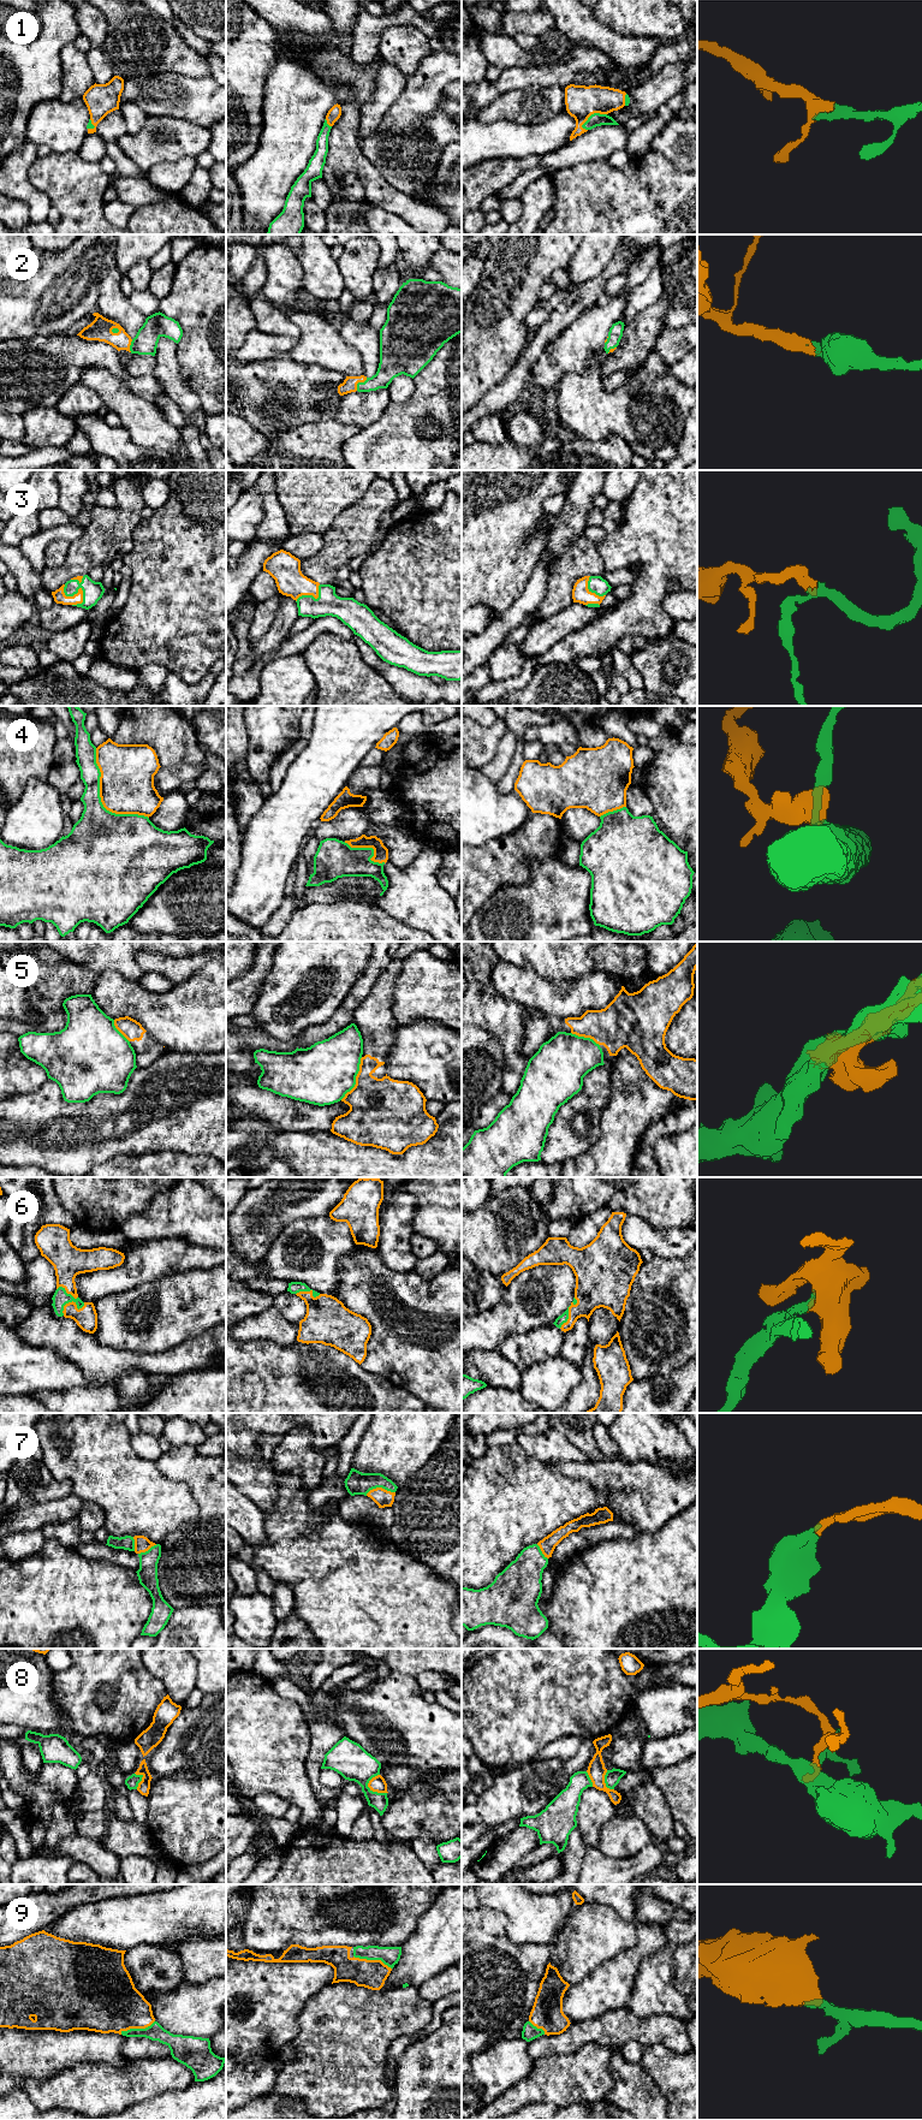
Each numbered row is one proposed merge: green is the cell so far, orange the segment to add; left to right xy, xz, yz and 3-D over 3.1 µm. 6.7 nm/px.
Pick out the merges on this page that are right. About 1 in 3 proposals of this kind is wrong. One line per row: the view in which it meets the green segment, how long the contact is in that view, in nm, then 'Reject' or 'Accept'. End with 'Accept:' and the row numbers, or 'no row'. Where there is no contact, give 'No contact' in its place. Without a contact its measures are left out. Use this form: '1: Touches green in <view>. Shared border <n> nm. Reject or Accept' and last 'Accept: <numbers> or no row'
1: Touches green in yz. Shared border 200 nm. Accept
2: Touches green in xz. Shared border 120 nm. Accept
3: Touches green in xy. Shared border 180 nm. Accept
4: Touches green in xy. Shared border 600 nm. Reject
5: Touches green in xz. Shared border 320 nm. Reject
6: Touches green in yz. Shared border 240 nm. Accept
7: Touches green in xz. Shared border 200 nm. Accept
8: Touches green in xz. Shared border 150 nm. Reject
9: Touches green in xz. Shared border 280 nm. Accept
Accept: 1, 2, 3, 6, 7, 9

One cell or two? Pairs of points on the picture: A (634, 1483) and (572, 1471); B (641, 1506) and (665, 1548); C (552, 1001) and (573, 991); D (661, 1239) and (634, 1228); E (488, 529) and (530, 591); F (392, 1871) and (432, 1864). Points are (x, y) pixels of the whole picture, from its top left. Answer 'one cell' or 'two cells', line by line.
A: one cell
B: two cells
C: one cell
D: one cell
E: two cells
F: two cells

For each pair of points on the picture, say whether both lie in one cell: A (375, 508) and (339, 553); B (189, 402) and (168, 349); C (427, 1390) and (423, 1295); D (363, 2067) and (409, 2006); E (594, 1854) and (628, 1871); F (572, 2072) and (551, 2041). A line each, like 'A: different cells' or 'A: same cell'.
A: same cell
B: same cell
C: same cell
D: same cell
E: same cell
F: different cells

